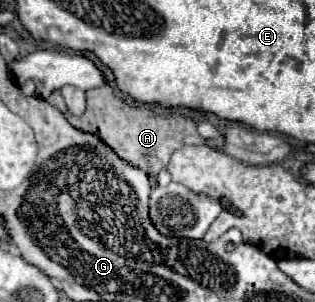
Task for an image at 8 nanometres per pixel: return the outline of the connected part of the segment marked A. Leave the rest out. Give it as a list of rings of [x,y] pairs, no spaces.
[[[106,85],[96,87],[96,89],[88,89],[86,95],[88,95],[88,107],[86,107],[86,113],[82,117],[72,117],[66,111],[64,101],[60,97],[60,91],[54,91],[48,97],[48,101],[50,101],[50,105],[64,111],[64,117],[68,119],[70,125],[74,125],[76,129],[80,129],[84,133],[98,135],[122,161],[126,161],[134,167],[140,167],[142,171],[146,171],[152,177],[156,177],[160,171],[168,169],[170,155],[176,149],[180,149],[182,145],[204,145],[206,143],[198,135],[196,123],[192,119],[186,119],[182,115],[160,117],[150,107],[130,107],[122,99],[118,99],[112,93],[112,89]]]

